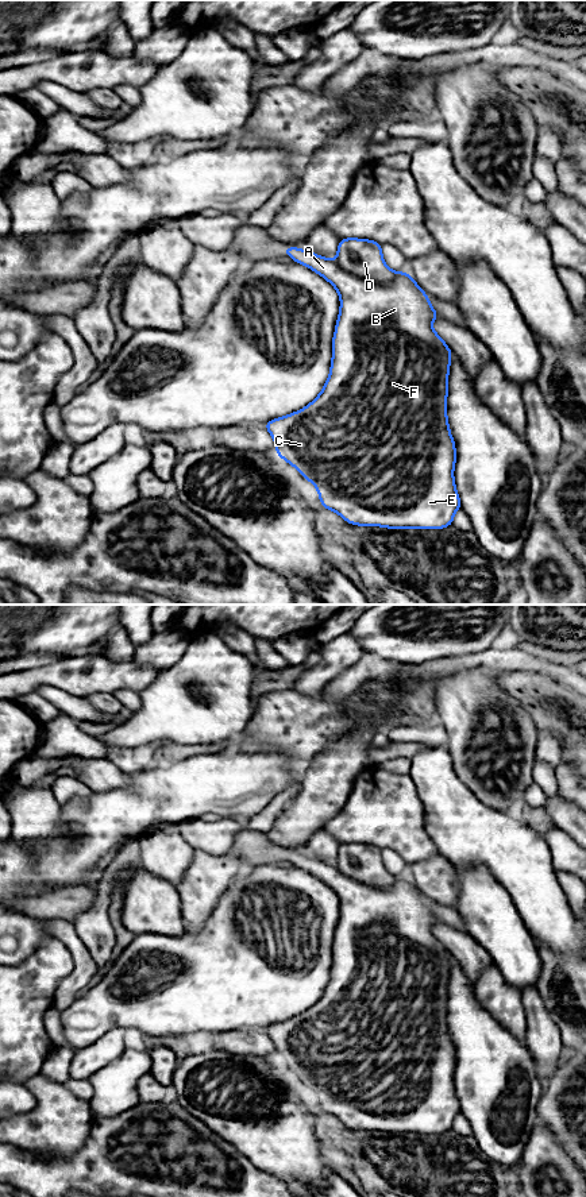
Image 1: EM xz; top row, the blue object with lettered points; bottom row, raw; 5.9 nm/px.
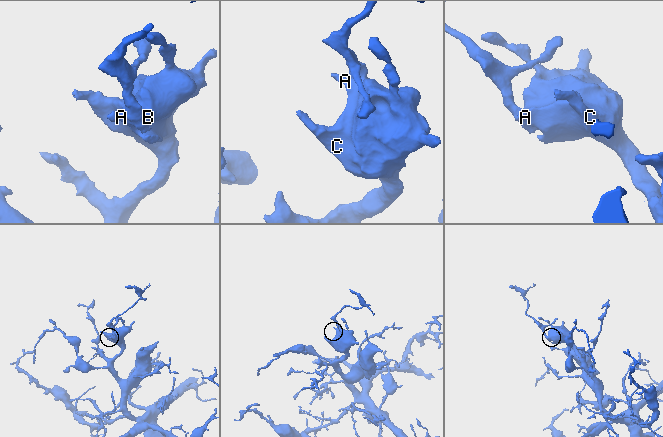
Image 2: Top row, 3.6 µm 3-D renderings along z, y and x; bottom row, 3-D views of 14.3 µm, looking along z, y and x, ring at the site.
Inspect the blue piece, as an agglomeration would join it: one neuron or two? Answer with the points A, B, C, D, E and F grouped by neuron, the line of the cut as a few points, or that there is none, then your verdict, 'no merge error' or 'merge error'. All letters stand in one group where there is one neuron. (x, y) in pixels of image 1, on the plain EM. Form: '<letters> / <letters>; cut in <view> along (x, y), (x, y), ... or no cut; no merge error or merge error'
A B C D E F; no cut; no merge error

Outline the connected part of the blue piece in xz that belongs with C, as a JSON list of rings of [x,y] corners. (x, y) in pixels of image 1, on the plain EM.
[[[355,842],[340,843],[335,865],[297,852],[284,853],[284,857],[294,866],[309,872],[325,883],[338,895],[340,901],[340,915],[332,943],[329,981],[324,988],[321,997],[301,1015],[267,1026],[263,1031],[273,1040],[277,1059],[290,1067],[307,1085],[315,1089],[323,1112],[334,1115],[348,1128],[359,1131],[383,1131],[401,1135],[408,1132],[444,1134],[452,1130],[455,1116],[462,1113],[462,1107],[454,1085],[454,1071],[456,1066],[455,1046],[451,1040],[447,1024],[447,984],[450,980],[452,955],[432,932],[432,926],[440,920],[431,910],[427,897],[409,879],[390,874],[383,866],[381,852],[382,849],[374,845]]]

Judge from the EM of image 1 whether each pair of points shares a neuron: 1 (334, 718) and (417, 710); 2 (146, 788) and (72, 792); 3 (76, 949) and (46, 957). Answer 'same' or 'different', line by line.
1: same
2: different
3: different

